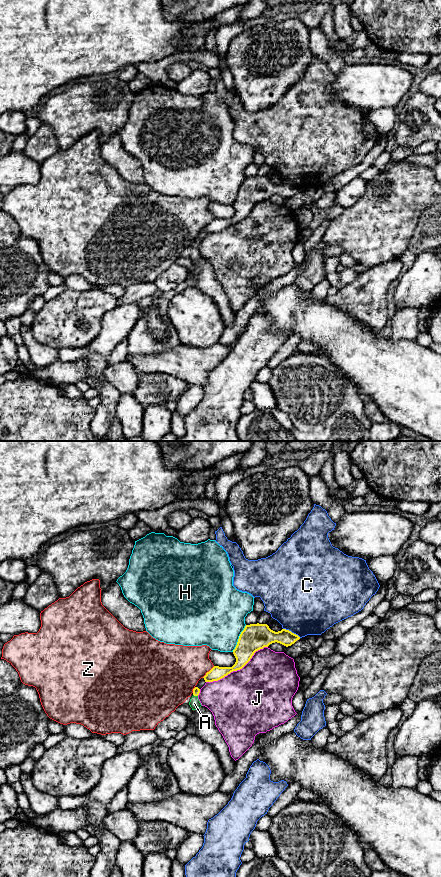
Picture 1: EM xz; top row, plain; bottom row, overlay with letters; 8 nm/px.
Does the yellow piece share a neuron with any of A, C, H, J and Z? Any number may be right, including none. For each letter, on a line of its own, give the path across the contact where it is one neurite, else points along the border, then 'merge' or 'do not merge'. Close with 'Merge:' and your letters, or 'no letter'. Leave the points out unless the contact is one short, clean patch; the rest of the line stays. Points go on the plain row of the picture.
A: way xz (196, 242), (195, 247), (194, 255); merge
C: do not merge
H: border xz (246, 177), (232, 203); do not merge
J: do not merge
Z: border xz (214, 218), (202, 229); do not merge
Merge: A

